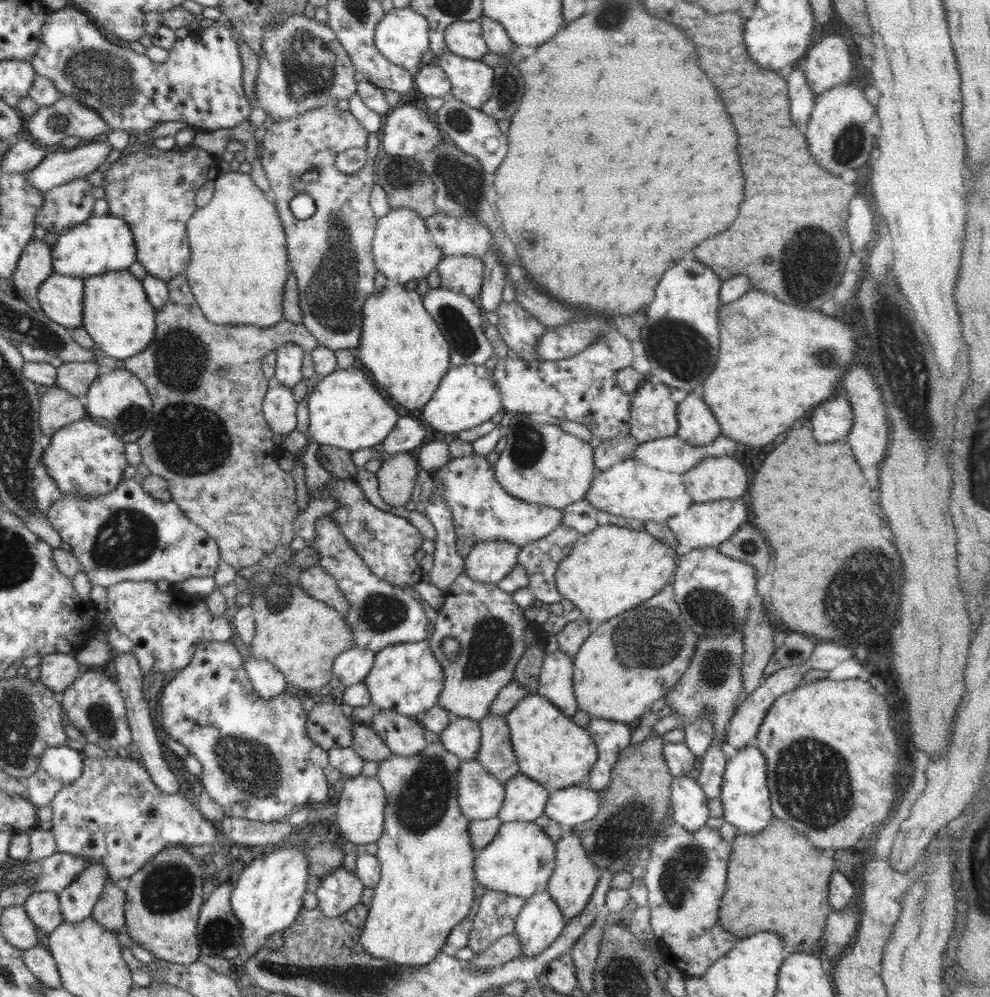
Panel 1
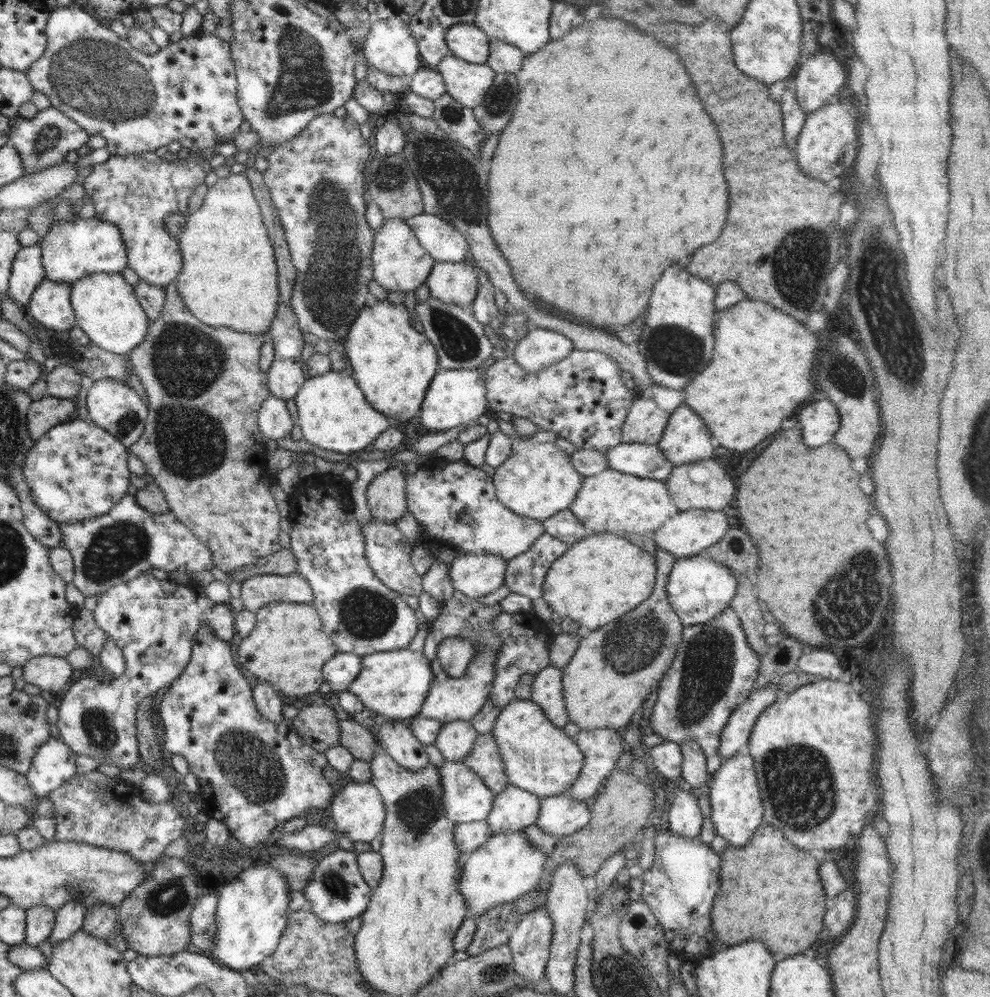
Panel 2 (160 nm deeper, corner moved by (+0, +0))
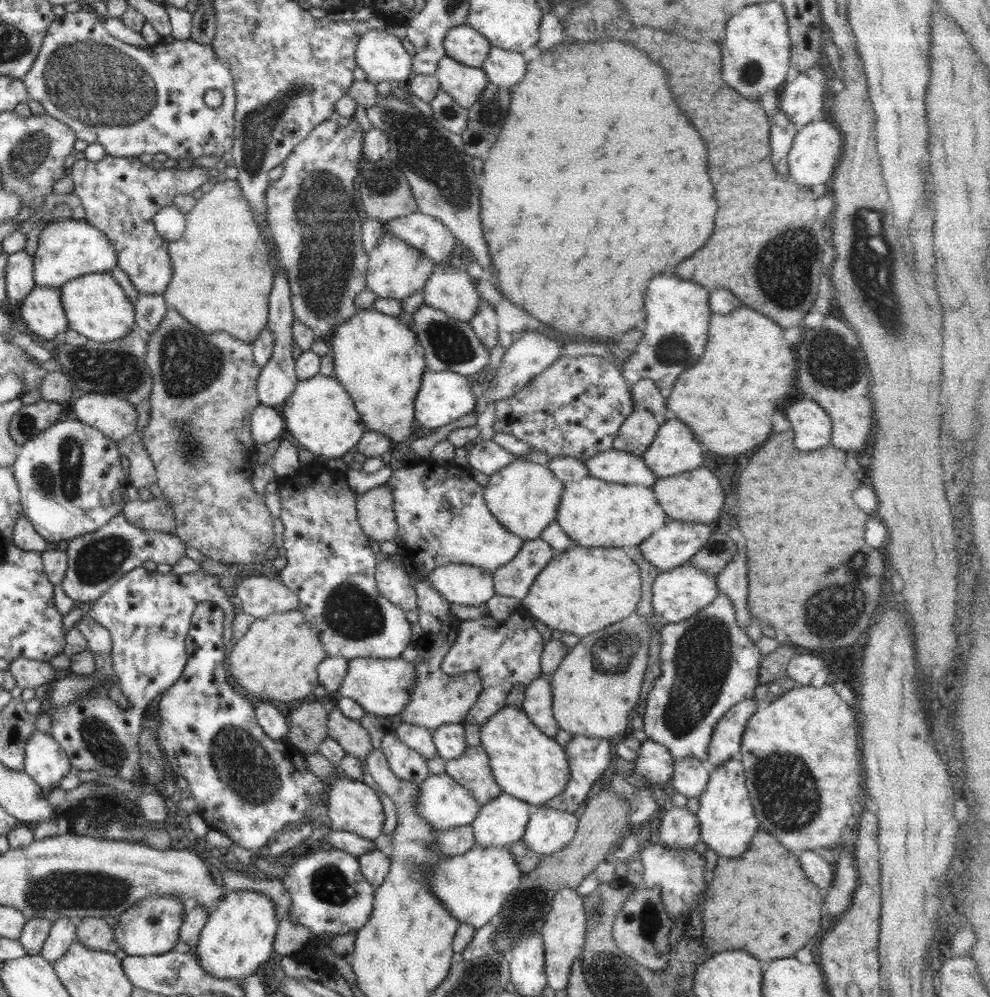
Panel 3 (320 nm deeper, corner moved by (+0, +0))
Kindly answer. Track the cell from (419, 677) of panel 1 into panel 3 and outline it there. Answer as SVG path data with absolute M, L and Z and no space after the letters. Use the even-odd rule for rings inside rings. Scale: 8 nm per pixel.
M400 656L396 658L351 658L342 684L336 690L338 696L355 700L368 713L394 719L406 706L415 685L415 664Z

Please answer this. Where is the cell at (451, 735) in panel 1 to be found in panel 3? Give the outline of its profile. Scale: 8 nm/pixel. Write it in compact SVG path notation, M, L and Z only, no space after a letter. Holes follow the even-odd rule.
M464 724L440 725L432 731L437 753L445 760L458 758L466 750L466 730Z

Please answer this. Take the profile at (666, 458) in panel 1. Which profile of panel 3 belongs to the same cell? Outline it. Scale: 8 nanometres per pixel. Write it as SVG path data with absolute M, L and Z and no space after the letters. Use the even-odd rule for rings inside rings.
M611 449L586 461L588 475L608 483L652 487L658 477L644 463L644 456Z

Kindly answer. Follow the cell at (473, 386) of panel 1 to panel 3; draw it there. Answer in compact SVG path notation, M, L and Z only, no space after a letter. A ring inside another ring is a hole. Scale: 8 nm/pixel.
M450 370L424 371L418 394L415 398L415 419L427 429L436 430L454 422L461 416L474 412L477 398L472 394L472 384L466 376Z

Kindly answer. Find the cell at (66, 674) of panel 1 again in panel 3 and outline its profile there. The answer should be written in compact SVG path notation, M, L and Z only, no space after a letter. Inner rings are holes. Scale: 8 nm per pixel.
M20 657L9 664L9 671L14 675L17 686L20 688L37 689L56 681L60 676L59 671L49 661L32 660Z

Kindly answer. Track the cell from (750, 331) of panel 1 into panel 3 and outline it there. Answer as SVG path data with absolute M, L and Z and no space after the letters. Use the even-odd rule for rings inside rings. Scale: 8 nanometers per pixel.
M745 305L726 314L711 314L704 356L678 376L666 398L668 411L674 412L676 418L686 424L696 440L704 442L710 452L722 456L742 454L768 438L772 430L772 416L786 406L788 392L794 382L796 360L782 332L784 330L778 328L773 320Z

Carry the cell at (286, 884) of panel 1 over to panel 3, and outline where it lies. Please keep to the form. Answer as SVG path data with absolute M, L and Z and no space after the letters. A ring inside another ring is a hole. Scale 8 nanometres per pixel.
M230 890L217 903L217 907L208 915L200 940L195 951L202 969L212 977L222 979L242 979L255 975L259 966L268 961L274 954L274 938L278 932L278 919L275 913L275 902L255 890Z

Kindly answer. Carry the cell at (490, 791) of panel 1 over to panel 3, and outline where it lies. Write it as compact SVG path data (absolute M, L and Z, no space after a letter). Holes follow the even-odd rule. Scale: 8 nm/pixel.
M428 775L419 783L417 813L435 830L471 824L482 804L450 775Z

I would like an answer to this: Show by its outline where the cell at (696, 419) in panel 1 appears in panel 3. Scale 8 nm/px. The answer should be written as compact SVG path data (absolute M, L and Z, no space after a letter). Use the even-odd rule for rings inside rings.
M677 418L660 422L656 436L643 456L644 463L658 479L701 468L708 458L695 434Z

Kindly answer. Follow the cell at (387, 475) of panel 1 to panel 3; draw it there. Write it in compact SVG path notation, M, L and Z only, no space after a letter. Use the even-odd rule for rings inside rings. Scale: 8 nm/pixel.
M388 482L357 496L356 505L358 523L375 547L394 539L398 533L398 523Z

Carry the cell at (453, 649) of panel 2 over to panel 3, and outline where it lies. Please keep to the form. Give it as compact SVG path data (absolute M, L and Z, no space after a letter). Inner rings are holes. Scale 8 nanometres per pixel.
M524 607L514 610L508 618L498 621L490 616L480 617L464 625L449 647L441 669L446 674L457 675L474 671L479 674L482 690L462 724L480 724L505 706L507 694L515 686L527 687L533 680L543 676L541 654L542 635L534 627L535 619Z

